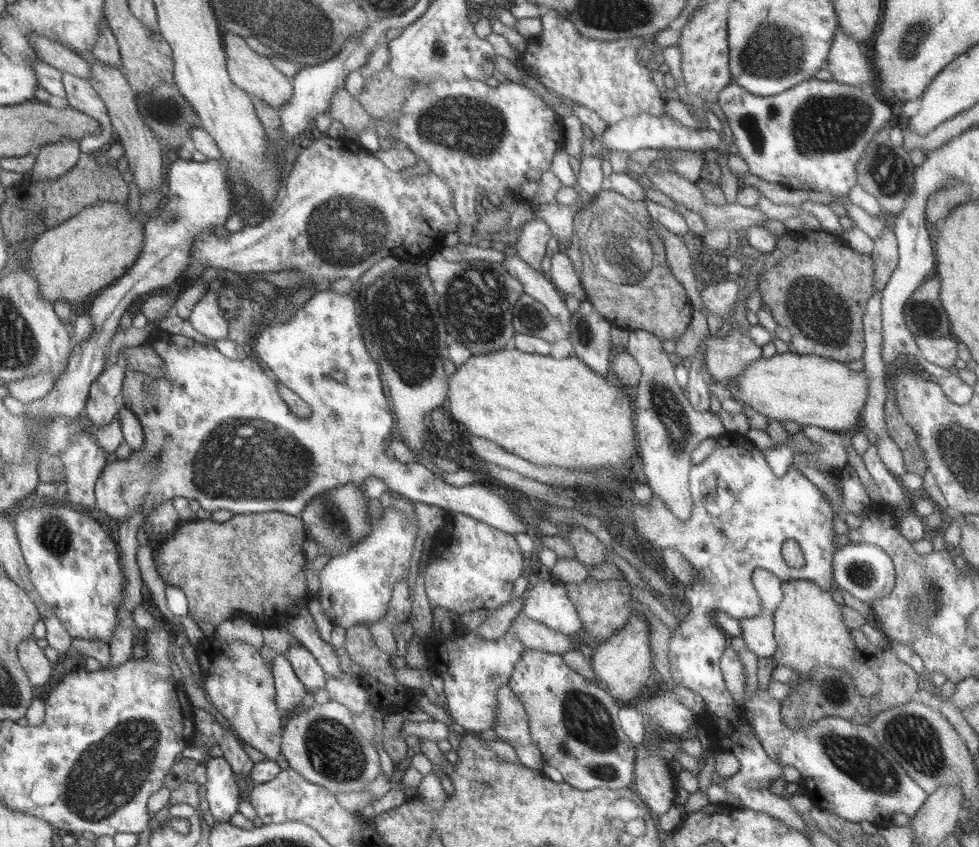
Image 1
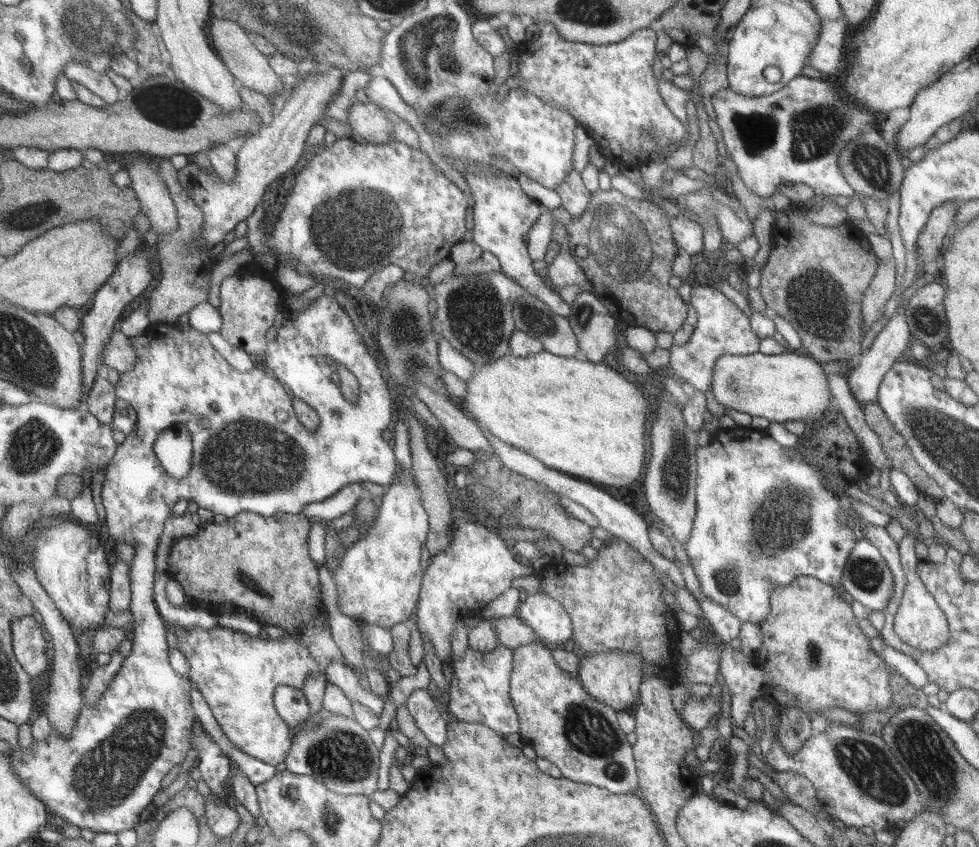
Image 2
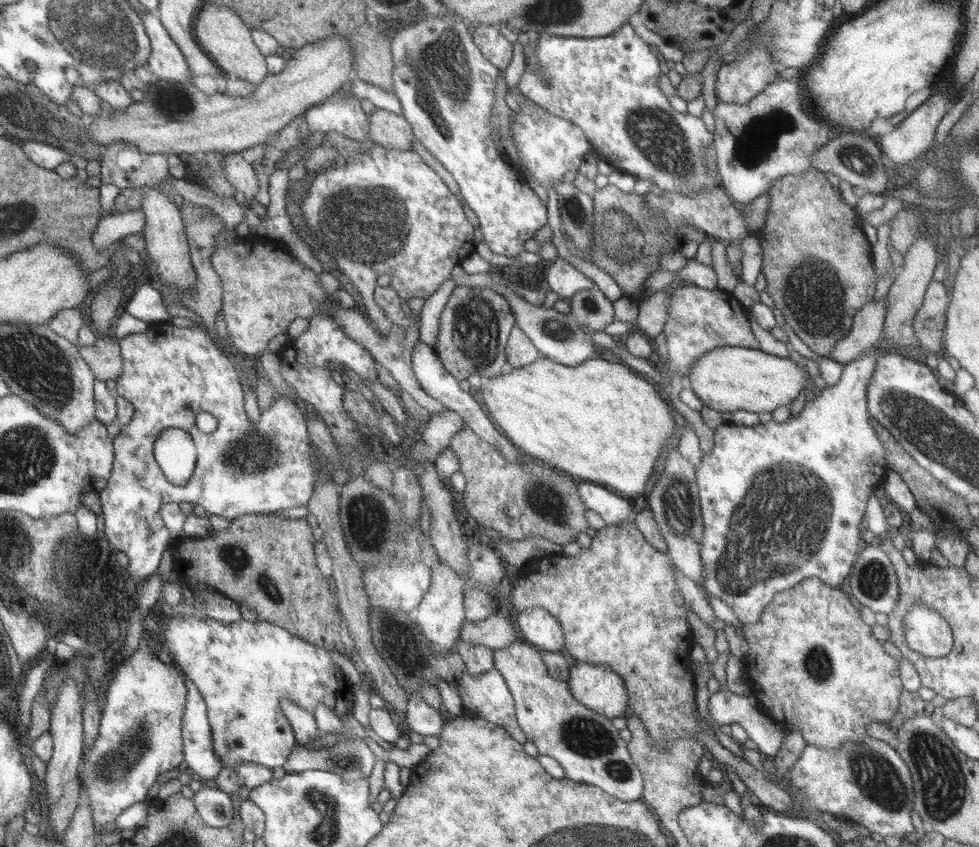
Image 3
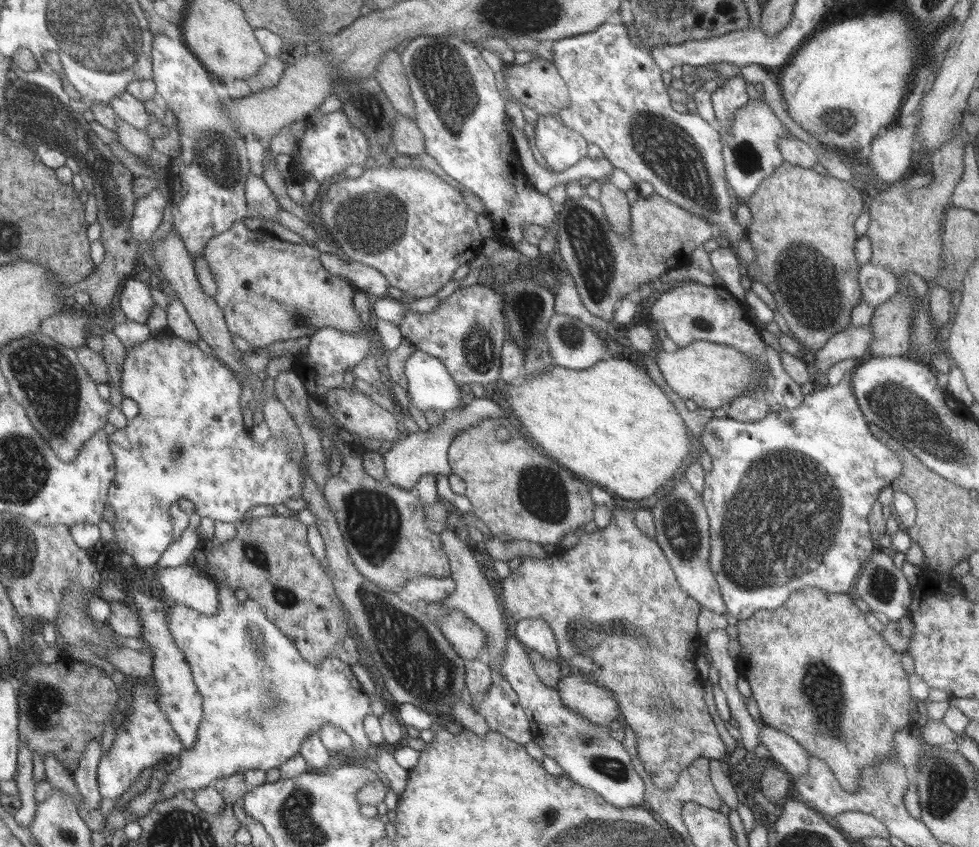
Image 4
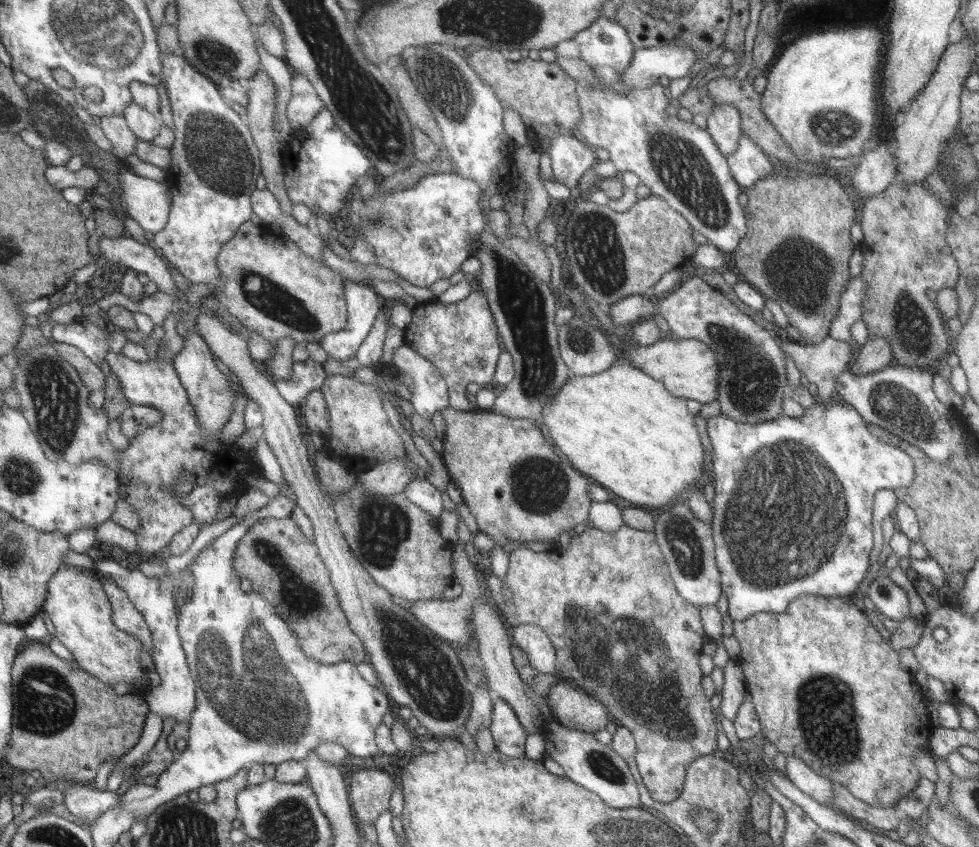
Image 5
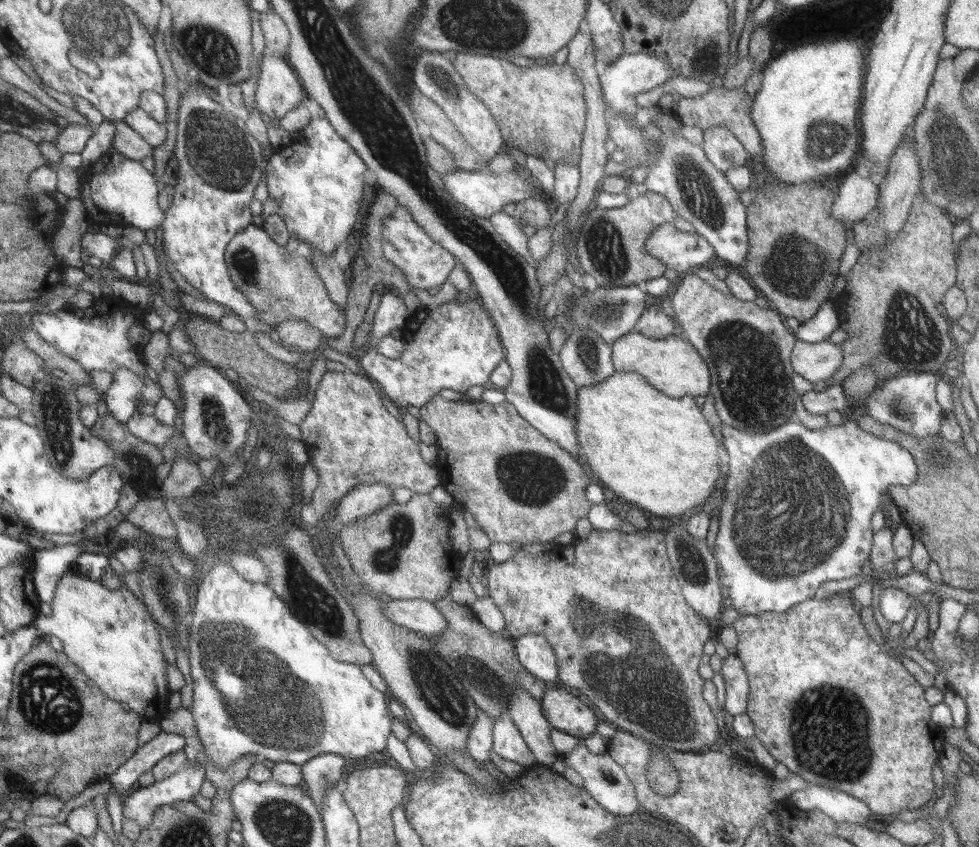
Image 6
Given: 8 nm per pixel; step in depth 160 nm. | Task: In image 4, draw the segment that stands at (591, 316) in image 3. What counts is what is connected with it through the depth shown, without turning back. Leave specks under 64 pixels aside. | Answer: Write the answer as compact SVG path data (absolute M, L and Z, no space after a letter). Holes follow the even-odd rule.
M653 193L640 196L632 209L632 224L629 235L620 235L611 227L603 206L590 196L567 198L563 210L558 213L556 237L558 254L566 263L568 274L574 279L576 290L584 308L592 315L608 322L615 318L615 308L624 297L635 297L642 284L660 279L671 269L690 262L692 252L706 240L719 239L719 229L707 220L680 208L663 196Z

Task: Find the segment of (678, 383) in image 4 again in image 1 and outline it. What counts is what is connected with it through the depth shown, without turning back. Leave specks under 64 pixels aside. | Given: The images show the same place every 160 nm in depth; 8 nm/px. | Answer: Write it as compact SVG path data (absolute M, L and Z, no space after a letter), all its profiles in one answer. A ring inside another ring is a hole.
M790 350L785 354L776 354L770 358L760 357L752 361L742 376L728 380L725 385L730 391L730 398L748 404L769 420L792 420L801 426L817 426L827 431L848 430L858 424L869 392L868 378L864 372L850 371L846 363L830 360L816 355L794 354Z

